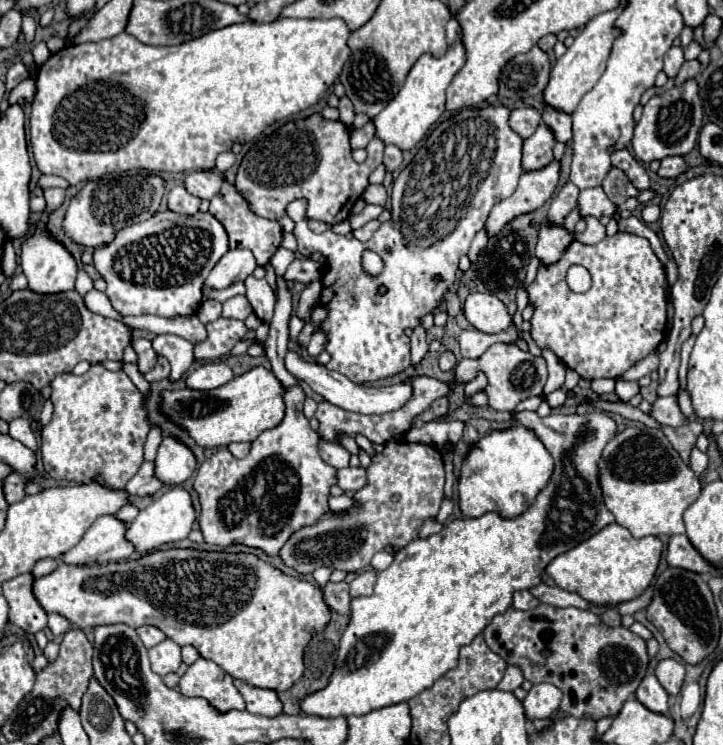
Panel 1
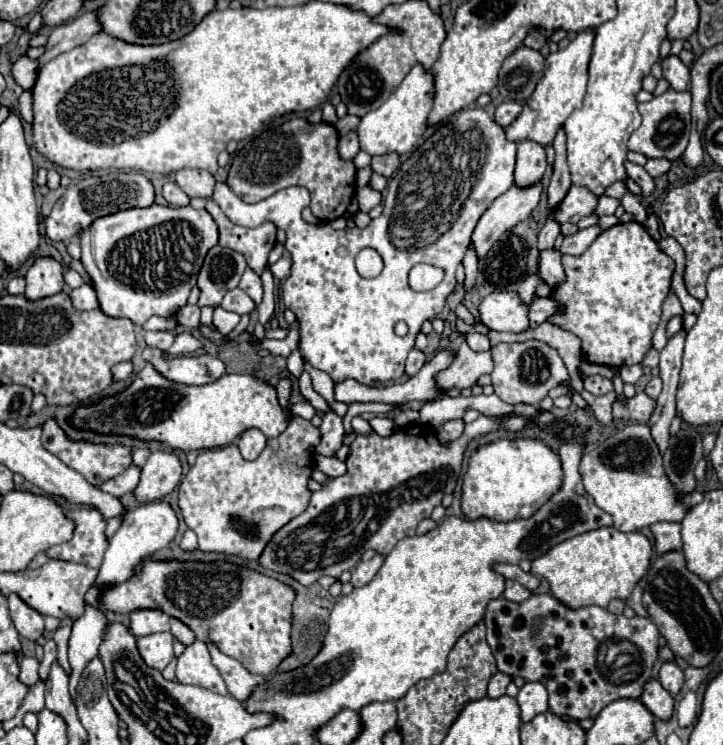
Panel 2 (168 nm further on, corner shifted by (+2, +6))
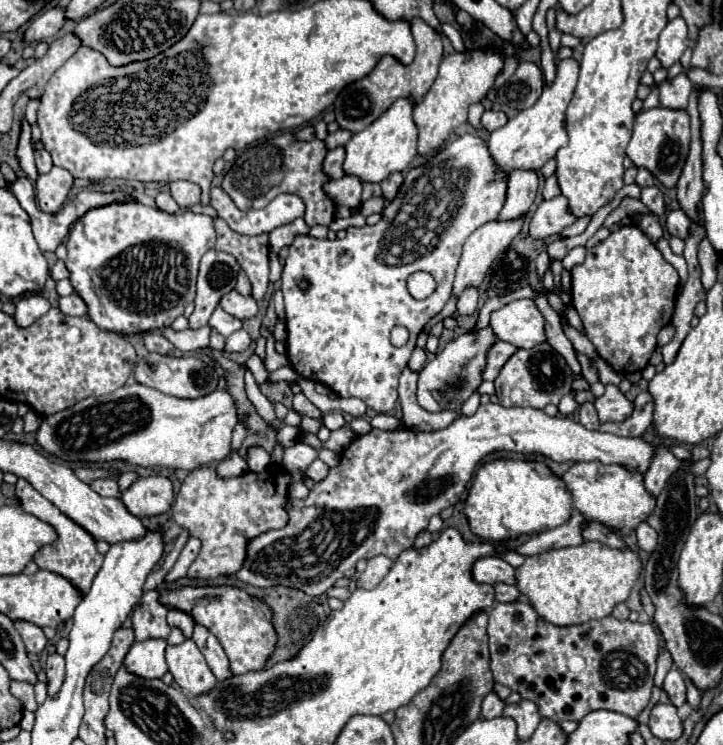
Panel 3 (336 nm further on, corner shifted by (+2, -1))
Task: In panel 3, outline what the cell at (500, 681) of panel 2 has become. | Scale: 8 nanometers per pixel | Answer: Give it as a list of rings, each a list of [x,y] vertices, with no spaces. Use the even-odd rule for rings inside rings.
[[[489,693],[485,699],[483,699],[483,705],[481,705],[481,719],[495,719],[503,713],[503,707],[505,703],[495,697],[495,693]]]

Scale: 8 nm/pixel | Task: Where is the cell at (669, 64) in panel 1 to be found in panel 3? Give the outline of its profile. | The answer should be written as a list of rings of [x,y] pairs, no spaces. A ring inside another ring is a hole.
[[[685,73],[677,75],[673,81],[663,81],[659,87],[659,101],[661,107],[667,109],[687,109],[689,95],[693,91],[693,83],[687,79]]]

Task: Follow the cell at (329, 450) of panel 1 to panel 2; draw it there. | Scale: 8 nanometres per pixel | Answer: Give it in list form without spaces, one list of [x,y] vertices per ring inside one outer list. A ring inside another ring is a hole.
[[[327,412],[323,416],[323,424],[319,426],[319,432],[321,432],[321,442],[315,448],[315,452],[321,456],[335,456],[335,452],[343,444],[343,436],[345,436],[343,420],[335,412]]]

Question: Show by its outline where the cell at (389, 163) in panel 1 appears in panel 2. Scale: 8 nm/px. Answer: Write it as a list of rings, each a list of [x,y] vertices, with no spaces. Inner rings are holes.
[[[389,152],[389,154],[383,154],[383,156],[375,156],[371,160],[371,168],[377,172],[377,174],[383,174],[385,178],[391,178],[395,174],[395,170],[399,168],[399,154],[395,152]]]

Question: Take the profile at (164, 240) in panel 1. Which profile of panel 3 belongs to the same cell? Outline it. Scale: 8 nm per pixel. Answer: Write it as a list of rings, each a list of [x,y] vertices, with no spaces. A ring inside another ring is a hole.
[[[115,201],[109,205],[93,207],[81,215],[67,237],[69,281],[75,293],[85,301],[87,315],[103,331],[115,331],[121,335],[149,333],[169,327],[187,303],[195,299],[197,267],[209,249],[215,245],[215,227],[209,215],[179,211],[175,215],[163,213],[157,207],[147,207],[137,201]]]

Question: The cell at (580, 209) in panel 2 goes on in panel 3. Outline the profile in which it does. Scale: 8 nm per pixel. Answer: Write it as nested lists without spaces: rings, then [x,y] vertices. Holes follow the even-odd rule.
[[[557,195],[549,201],[543,201],[529,223],[529,235],[533,239],[545,239],[551,235],[557,235],[567,225],[573,225],[575,217],[567,213],[567,199],[563,195]]]

